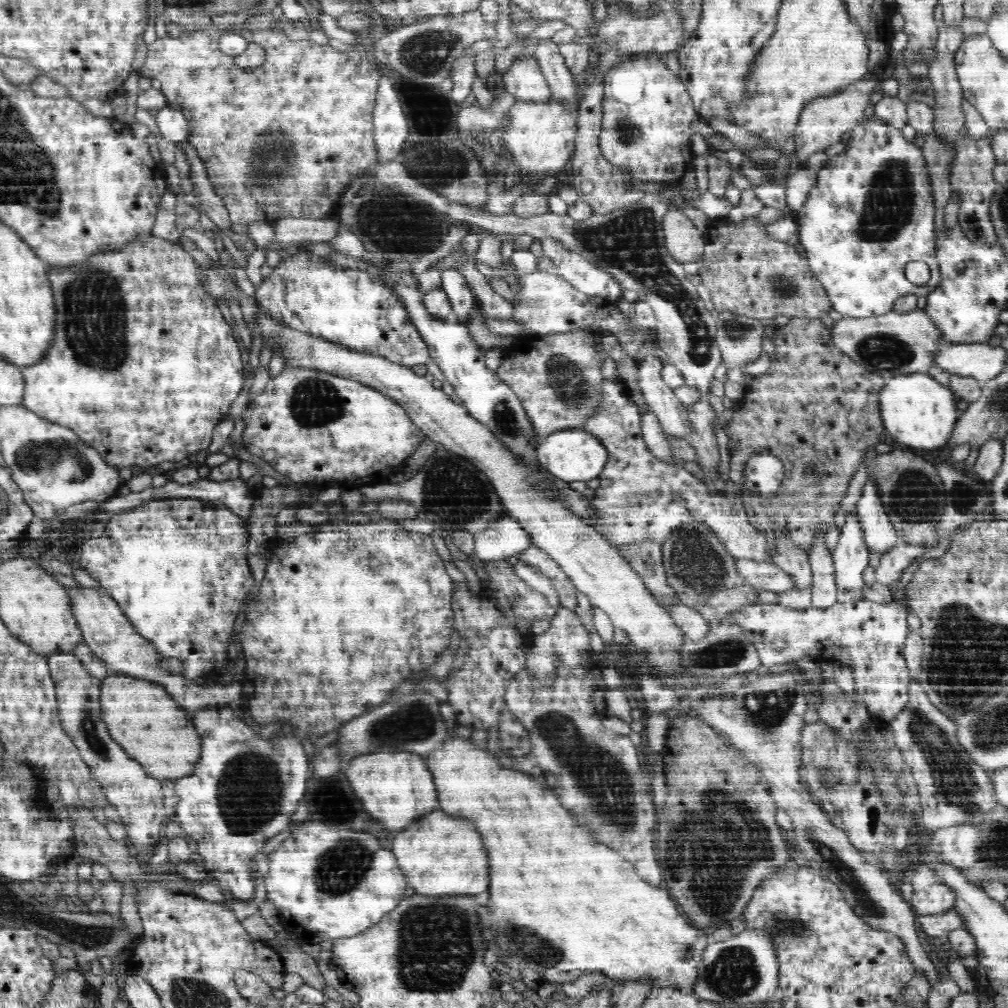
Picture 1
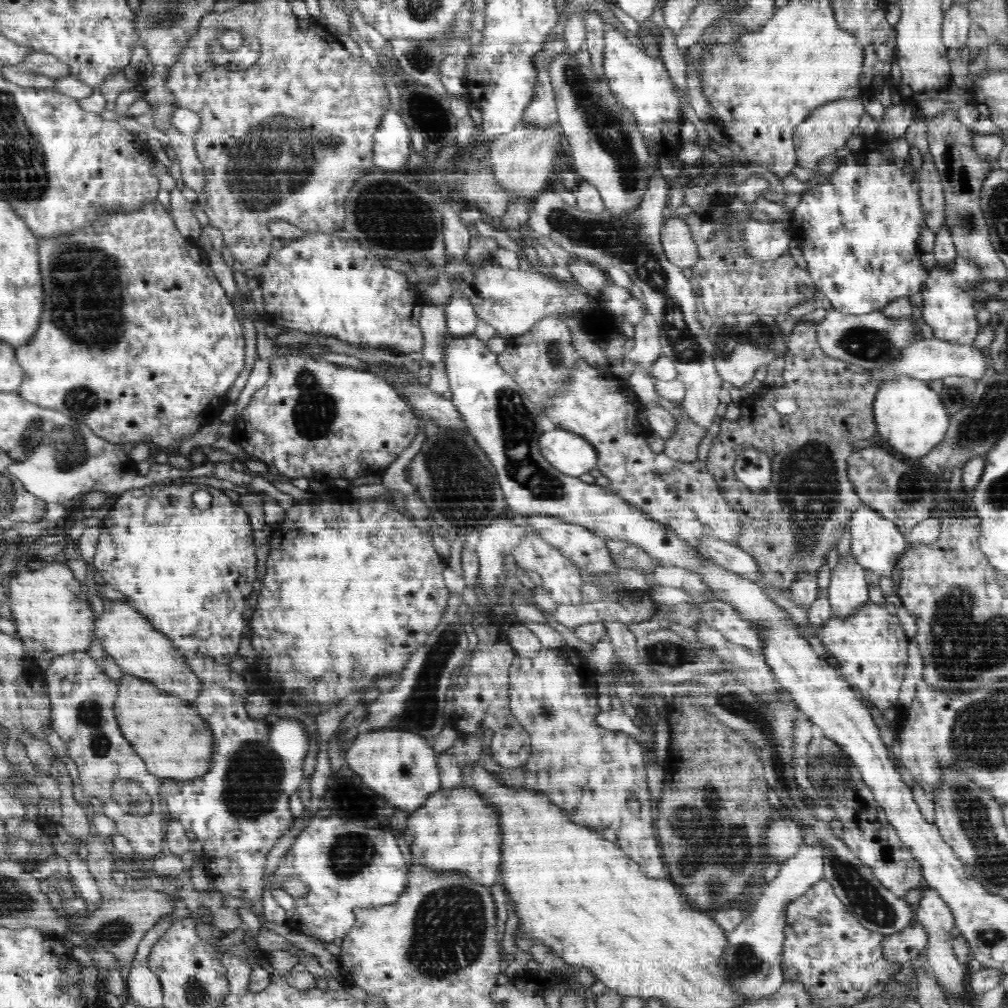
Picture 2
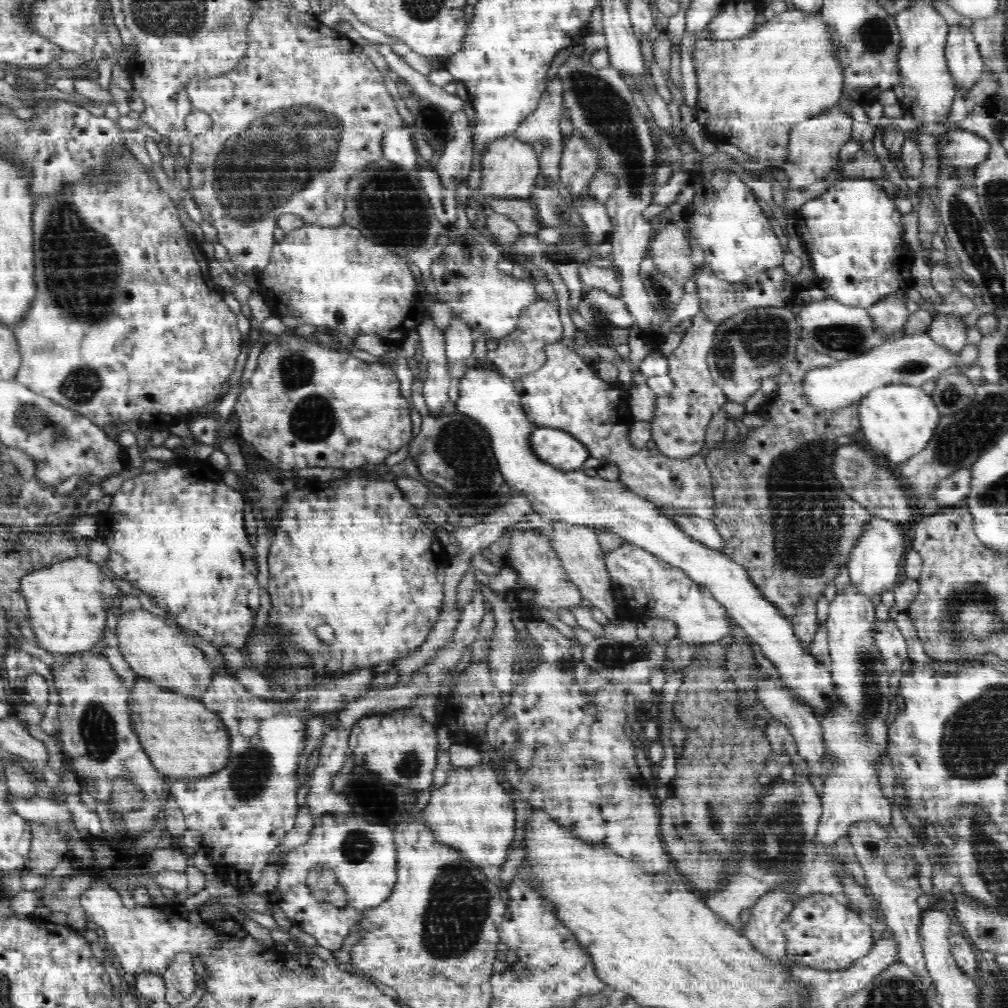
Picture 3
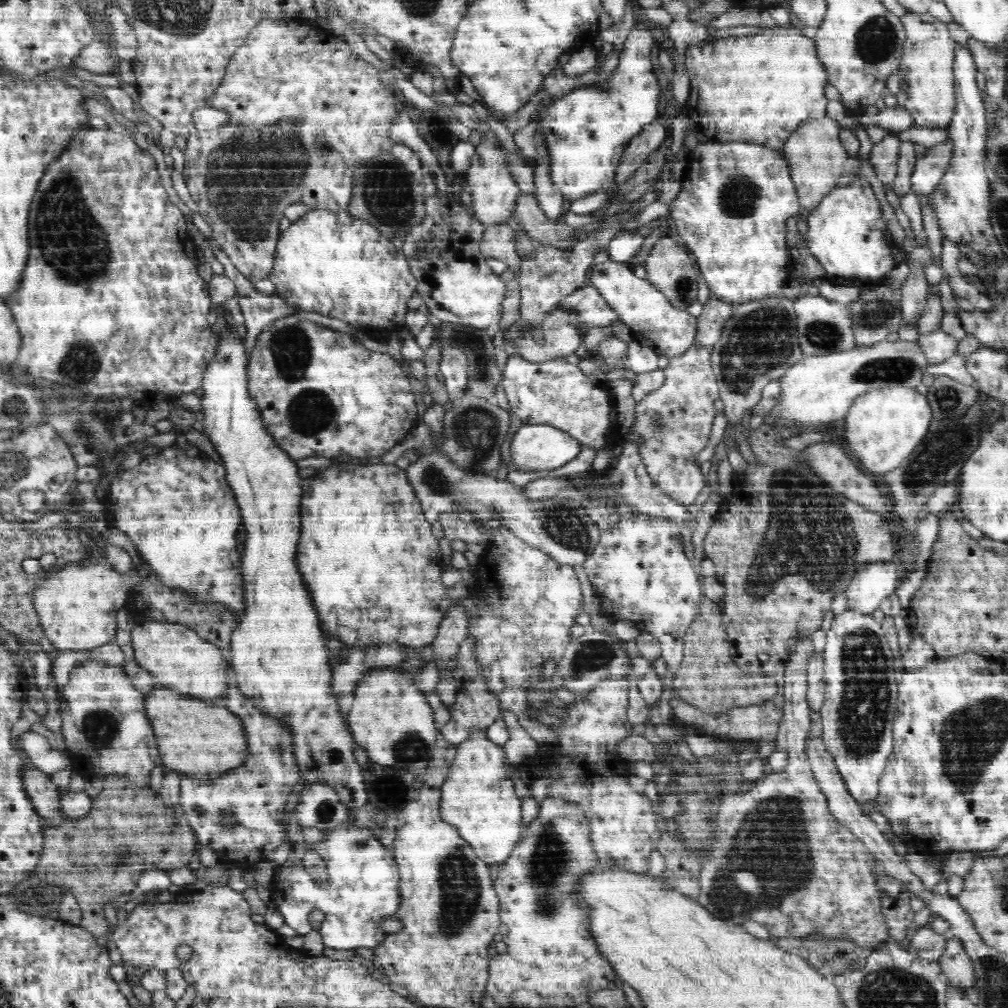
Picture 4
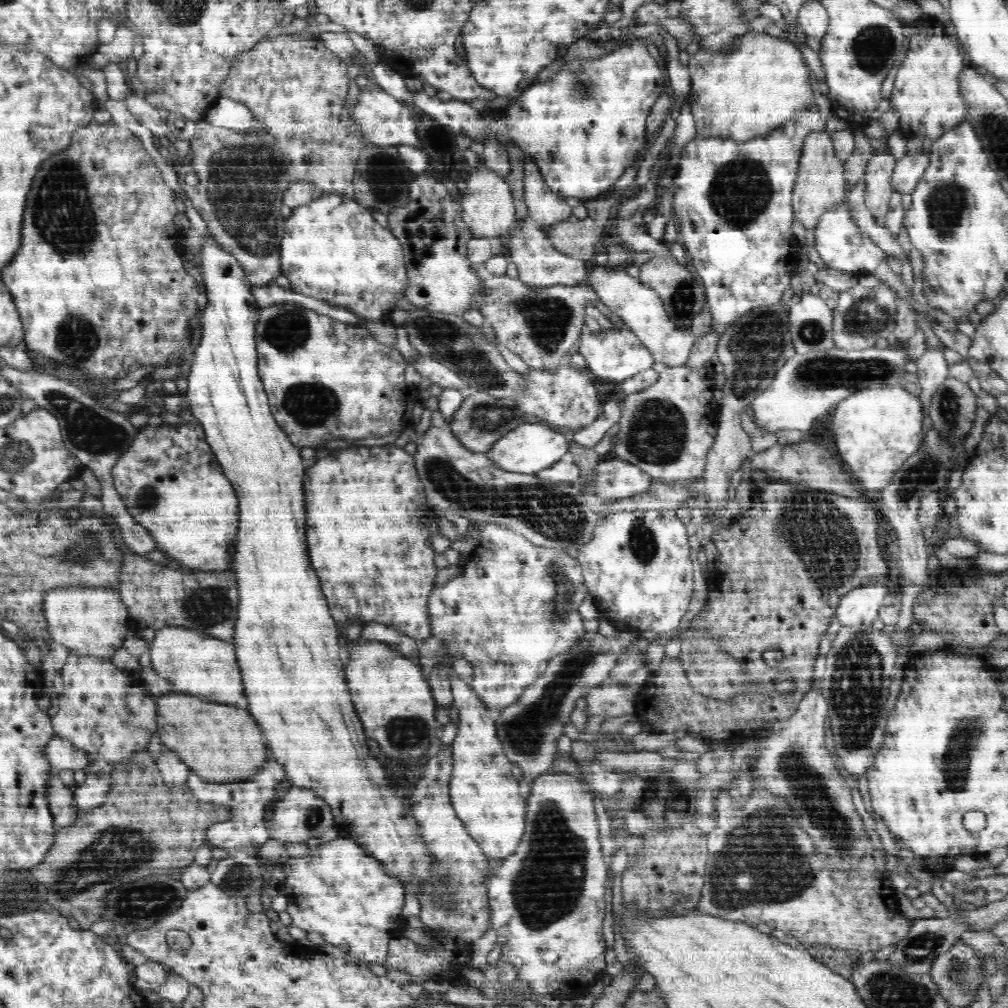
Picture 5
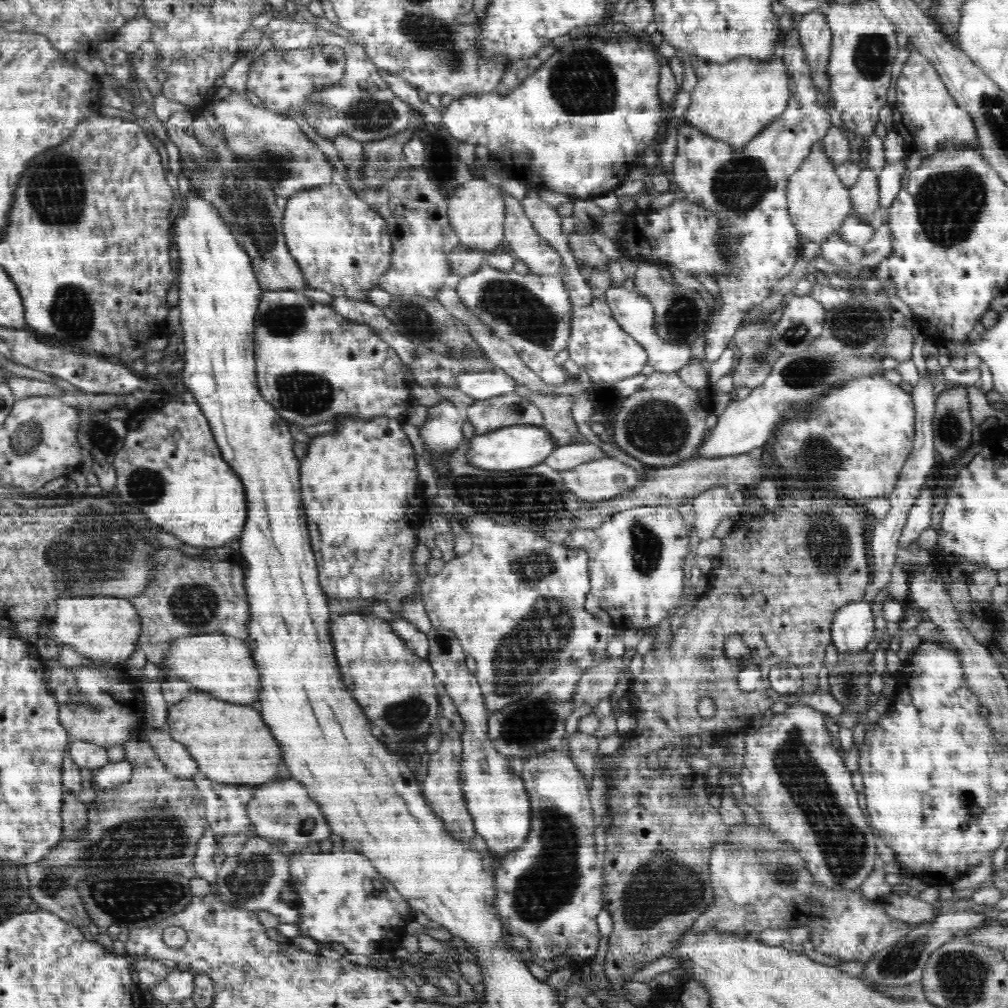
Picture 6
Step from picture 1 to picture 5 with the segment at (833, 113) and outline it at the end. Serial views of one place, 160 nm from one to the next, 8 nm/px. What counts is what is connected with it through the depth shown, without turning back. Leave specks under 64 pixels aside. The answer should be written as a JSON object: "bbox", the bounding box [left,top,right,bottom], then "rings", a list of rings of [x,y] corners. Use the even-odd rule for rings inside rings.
{"bbox":[792,129,848,229],"rings":[[[826,129],[810,133],[803,142],[803,153],[799,158],[797,181],[792,188],[792,210],[794,217],[808,229],[819,224],[822,214],[834,205],[842,205],[847,200],[848,186],[845,182],[844,161],[834,150],[830,133]]]}

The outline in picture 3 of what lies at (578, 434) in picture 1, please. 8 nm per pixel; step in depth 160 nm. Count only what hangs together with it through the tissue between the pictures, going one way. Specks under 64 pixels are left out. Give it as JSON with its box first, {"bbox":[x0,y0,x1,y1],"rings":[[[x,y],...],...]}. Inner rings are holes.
{"bbox":[529,427,589,471],"rings":[[[536,427],[529,435],[533,454],[564,471],[582,469],[589,451],[569,432],[552,427]]]}

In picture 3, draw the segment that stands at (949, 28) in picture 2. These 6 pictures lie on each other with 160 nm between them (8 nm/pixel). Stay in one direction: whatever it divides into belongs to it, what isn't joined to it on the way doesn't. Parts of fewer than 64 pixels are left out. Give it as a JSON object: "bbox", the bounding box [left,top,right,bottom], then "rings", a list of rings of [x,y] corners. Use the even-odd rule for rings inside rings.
{"bbox":[945,23,984,92],"rings":[[[958,23],[950,27],[945,57],[954,84],[958,82],[968,92],[984,72],[984,59],[968,27]]]}

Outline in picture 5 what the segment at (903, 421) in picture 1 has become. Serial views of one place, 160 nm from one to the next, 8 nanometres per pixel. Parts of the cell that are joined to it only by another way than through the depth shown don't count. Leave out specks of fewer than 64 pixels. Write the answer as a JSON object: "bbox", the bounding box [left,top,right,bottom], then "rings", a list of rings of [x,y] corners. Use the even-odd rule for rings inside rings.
{"bbox":[832,385,924,490],"rings":[[[874,385],[850,394],[836,406],[832,428],[836,432],[836,443],[840,458],[862,474],[866,490],[884,489],[890,484],[894,473],[921,449],[920,430],[924,409],[920,399],[907,392],[903,385]]]}

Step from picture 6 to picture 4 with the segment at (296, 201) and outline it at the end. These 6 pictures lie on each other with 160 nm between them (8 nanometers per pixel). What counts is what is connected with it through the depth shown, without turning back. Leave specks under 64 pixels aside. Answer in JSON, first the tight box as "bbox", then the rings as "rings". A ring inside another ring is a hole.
{"bbox":[267,208,416,331],"rings":[[[346,208],[340,210],[308,210],[302,218],[294,221],[289,228],[280,233],[279,241],[277,242],[275,261],[273,262],[272,272],[267,276],[268,280],[275,286],[274,293],[281,296],[288,305],[294,305],[298,309],[308,312],[316,312],[328,318],[341,320],[356,327],[357,329],[384,329],[385,331],[398,331],[405,325],[405,317],[408,314],[408,300],[414,296],[416,292],[416,279],[411,273],[406,255],[403,251],[396,249],[391,239],[380,236],[378,229],[362,218],[355,218]]]}

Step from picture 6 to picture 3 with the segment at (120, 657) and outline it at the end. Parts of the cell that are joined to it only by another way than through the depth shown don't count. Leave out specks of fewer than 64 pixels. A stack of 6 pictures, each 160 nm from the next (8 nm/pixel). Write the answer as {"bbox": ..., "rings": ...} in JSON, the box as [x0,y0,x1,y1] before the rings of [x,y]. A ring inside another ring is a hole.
{"bbox":[20,556,118,654],"rings":[[[80,556],[63,560],[62,562],[53,564],[48,568],[35,570],[26,576],[23,576],[20,587],[23,597],[26,599],[29,624],[36,635],[37,645],[58,654],[75,654],[80,651],[90,651],[98,642],[98,638],[104,634],[106,628],[106,602],[114,606],[114,596],[118,594],[118,588],[112,584],[112,580],[108,580],[100,568],[96,564],[92,564],[91,559]]]}

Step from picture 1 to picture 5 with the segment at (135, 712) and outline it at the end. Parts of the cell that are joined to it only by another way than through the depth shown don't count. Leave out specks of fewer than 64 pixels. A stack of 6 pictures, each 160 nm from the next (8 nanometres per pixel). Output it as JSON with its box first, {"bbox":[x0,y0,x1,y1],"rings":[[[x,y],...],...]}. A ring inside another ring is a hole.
{"bbox":[156,693,266,783],"rings":[[[172,693],[160,697],[156,716],[157,731],[164,747],[174,750],[184,764],[208,782],[226,783],[250,778],[266,762],[262,732],[246,710],[226,704],[210,704],[198,696]]]}

